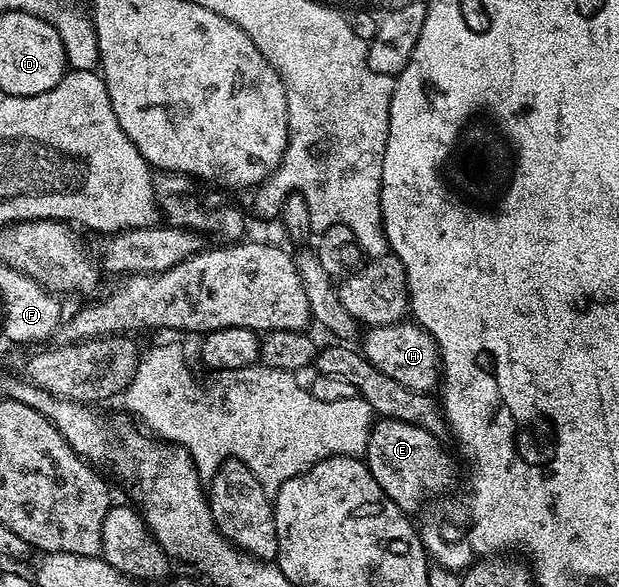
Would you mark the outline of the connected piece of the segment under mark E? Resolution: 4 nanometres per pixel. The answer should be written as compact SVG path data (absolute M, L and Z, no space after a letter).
M379 418L371 426L364 456L366 468L372 473L376 485L380 485L402 511L417 512L427 497L445 496L449 492L446 490L453 485L454 463L438 443L441 443L439 436L404 421Z

